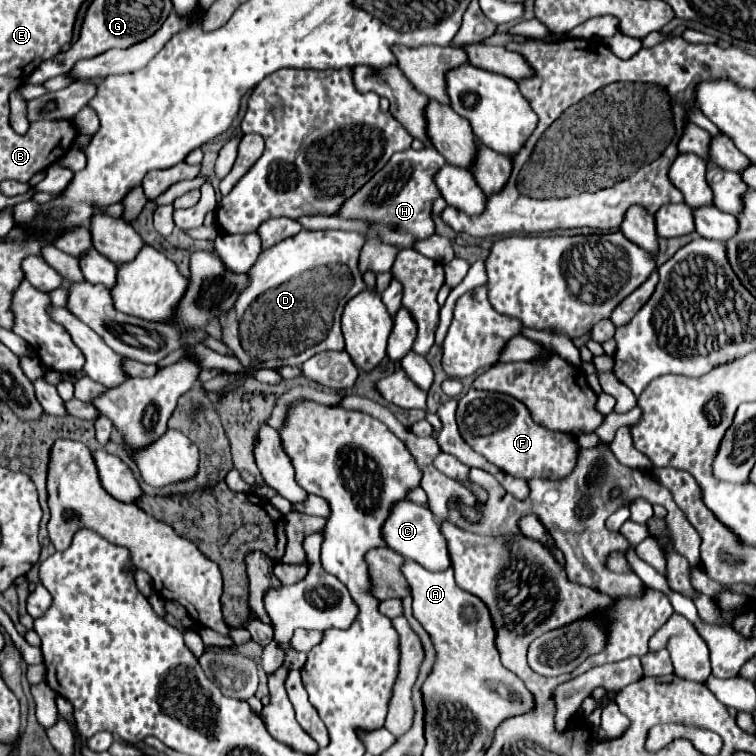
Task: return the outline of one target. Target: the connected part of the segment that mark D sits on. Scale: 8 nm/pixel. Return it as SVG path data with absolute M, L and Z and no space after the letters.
M301 230L297 236L291 236L289 240L283 240L279 244L275 244L273 248L269 250L263 250L261 256L257 258L257 264L253 264L253 268L249 268L247 272L247 286L245 290L241 292L241 296L237 298L235 306L231 308L231 312L221 312L219 316L219 324L221 324L221 330L223 330L223 344L237 356L237 360L241 362L239 358L239 346L243 348L243 352L247 354L249 358L249 368L283 368L283 366L301 366L307 358L311 358L313 354L317 352L325 352L325 350L343 350L343 334L341 334L341 312L345 308L345 304L361 294L363 290L367 290L363 278L361 278L361 272L357 268L357 258L359 258L359 252L363 248L365 240L361 234L357 232L343 232L343 230Z

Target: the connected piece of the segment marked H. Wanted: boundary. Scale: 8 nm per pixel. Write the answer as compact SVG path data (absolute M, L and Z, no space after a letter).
M409 148L397 152L363 188L351 196L351 200L341 204L341 212L335 212L335 216L369 222L371 228L365 234L365 240L377 238L397 248L413 248L415 242L435 234L431 208L435 198L441 198L441 192L435 184L435 174L439 168L443 168L443 164L445 158L435 148Z

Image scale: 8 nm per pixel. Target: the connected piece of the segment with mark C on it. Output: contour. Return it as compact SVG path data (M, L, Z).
M401 500L393 506L391 516L383 526L383 536L387 546L399 552L403 558L415 560L417 564L421 564L431 572L441 572L445 568L451 568L451 556L447 550L447 540L439 528L441 526L429 508L423 508L411 500Z

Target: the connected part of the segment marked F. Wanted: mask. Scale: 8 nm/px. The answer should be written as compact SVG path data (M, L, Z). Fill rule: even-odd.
M471 388L457 408L457 424L463 440L471 444L475 452L485 456L491 464L517 478L547 478L563 480L573 472L579 458L576 438L567 433L553 432L533 422L523 402L497 392L481 392ZM573 450L573 452L569 452ZM553 468L553 472L551 472Z

